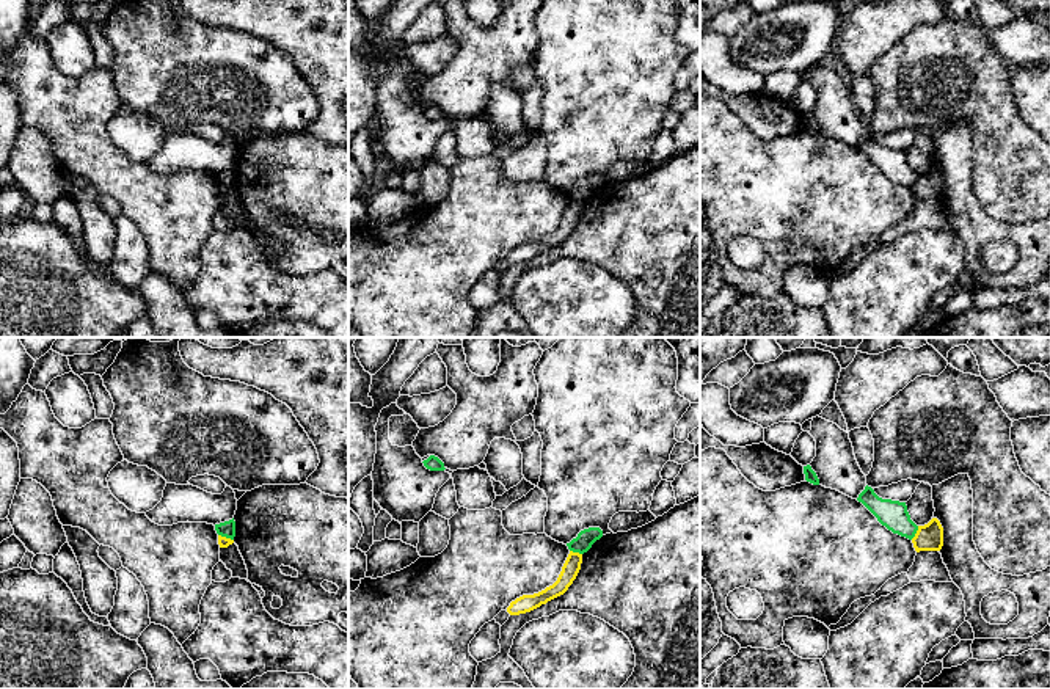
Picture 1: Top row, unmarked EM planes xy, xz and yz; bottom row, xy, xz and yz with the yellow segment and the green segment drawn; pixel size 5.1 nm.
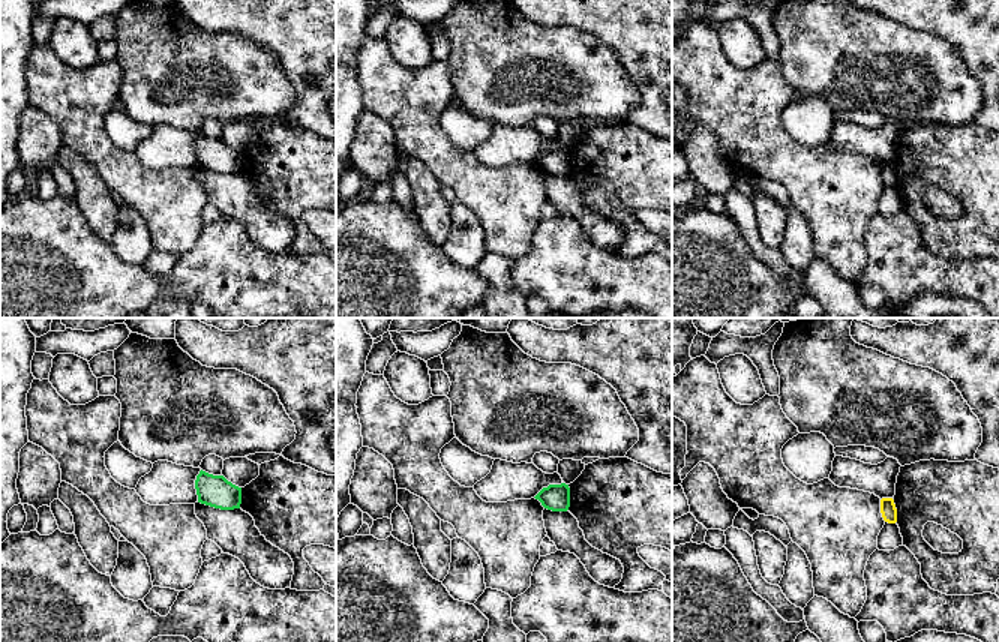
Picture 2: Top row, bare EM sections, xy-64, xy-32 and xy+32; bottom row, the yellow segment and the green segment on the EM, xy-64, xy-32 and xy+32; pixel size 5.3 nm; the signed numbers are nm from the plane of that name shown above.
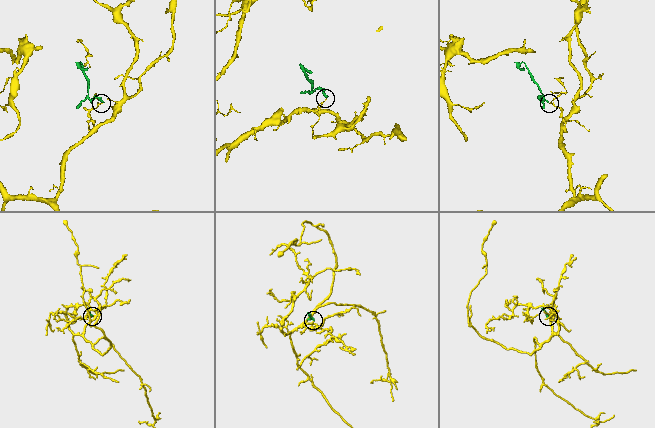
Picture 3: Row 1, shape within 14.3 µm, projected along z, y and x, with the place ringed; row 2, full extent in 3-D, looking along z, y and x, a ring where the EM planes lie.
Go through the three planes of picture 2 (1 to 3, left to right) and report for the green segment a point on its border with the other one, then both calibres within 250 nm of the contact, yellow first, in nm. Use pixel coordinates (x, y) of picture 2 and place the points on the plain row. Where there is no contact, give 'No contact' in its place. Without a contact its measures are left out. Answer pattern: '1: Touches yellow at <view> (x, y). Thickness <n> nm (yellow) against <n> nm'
1: No contact
2: No contact
3: No contact

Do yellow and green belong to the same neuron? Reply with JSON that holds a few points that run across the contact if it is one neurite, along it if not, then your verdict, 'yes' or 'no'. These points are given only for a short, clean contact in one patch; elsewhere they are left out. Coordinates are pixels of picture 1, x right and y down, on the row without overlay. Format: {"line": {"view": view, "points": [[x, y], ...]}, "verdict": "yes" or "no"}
{"line": {"view": "yz", "points": [[918, 174], [911, 187]]}, "verdict": "no"}

